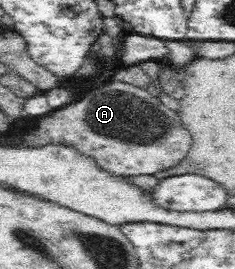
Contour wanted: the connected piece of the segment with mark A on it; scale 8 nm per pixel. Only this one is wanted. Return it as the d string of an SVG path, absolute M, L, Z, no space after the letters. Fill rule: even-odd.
M110 81L103 87L93 88L81 101L52 110L40 119L39 131L51 137L51 141L64 141L74 145L79 151L94 157L103 169L115 175L155 175L158 171L175 167L183 161L191 147L191 135L183 129L179 115L145 88L133 84Z

